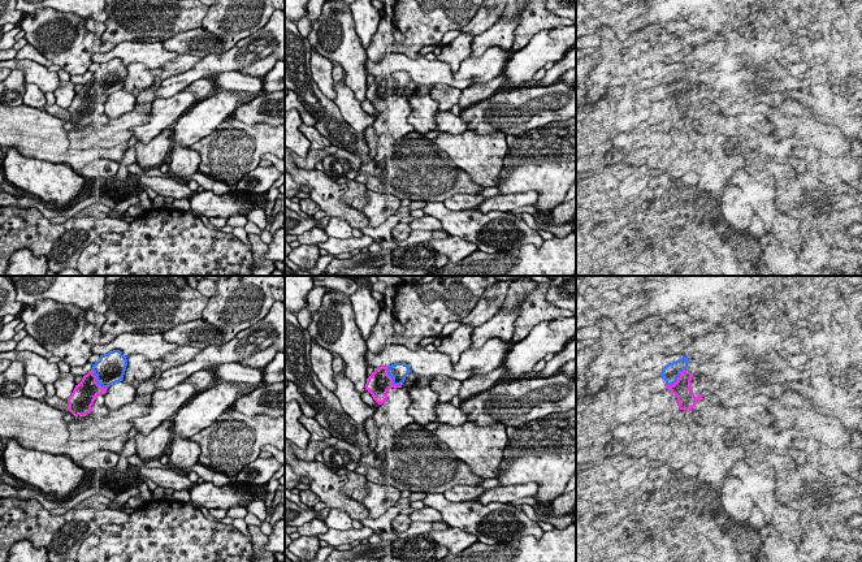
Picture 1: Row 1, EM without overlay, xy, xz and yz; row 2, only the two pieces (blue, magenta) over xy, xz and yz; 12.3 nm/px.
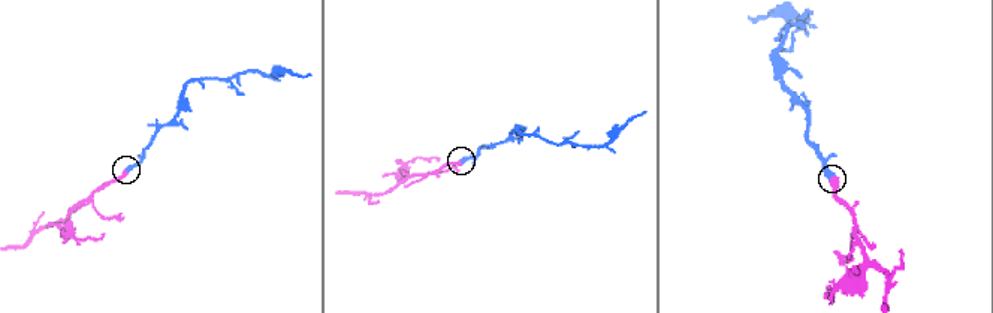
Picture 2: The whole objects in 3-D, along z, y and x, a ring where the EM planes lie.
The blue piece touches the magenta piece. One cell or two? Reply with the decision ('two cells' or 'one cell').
one cell

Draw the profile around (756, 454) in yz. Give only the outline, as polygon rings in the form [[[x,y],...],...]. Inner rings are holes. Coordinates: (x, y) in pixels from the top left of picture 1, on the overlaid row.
[[[725,408],[725,410],[729,419],[733,419],[736,423],[735,428],[728,429],[737,429],[740,433],[741,448],[745,455],[744,461],[762,479],[774,480],[776,484],[776,472],[774,467],[766,461],[766,457],[771,454],[771,450],[770,446],[762,444],[758,440],[757,422],[751,419],[742,419],[738,412],[733,411],[733,408]]]

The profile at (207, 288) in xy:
[[[202,278],[198,281],[196,290],[203,295],[211,298],[217,293],[216,282],[212,280]]]

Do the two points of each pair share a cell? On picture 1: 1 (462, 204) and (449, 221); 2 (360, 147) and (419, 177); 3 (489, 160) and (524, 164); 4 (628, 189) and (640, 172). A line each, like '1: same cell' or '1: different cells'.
1: different cells
2: same cell
3: different cells
4: same cell

